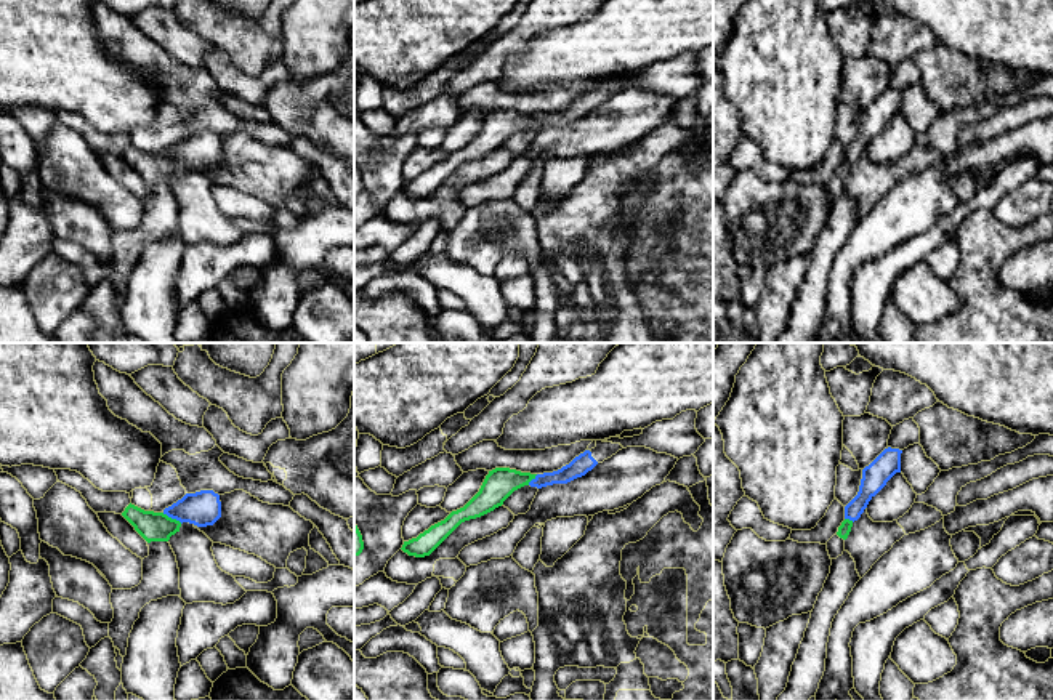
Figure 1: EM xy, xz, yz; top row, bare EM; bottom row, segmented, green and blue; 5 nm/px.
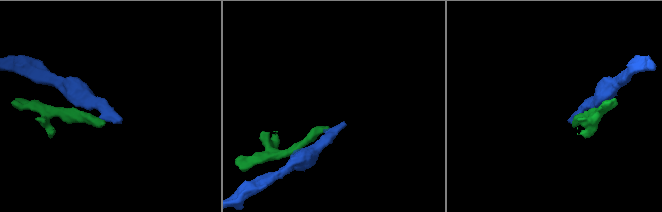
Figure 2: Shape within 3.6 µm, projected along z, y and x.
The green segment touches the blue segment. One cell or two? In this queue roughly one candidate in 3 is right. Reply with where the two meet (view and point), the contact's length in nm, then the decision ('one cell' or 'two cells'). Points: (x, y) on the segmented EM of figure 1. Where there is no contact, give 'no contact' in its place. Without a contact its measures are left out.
contact xy (170, 518); length 120 nm; one cell

